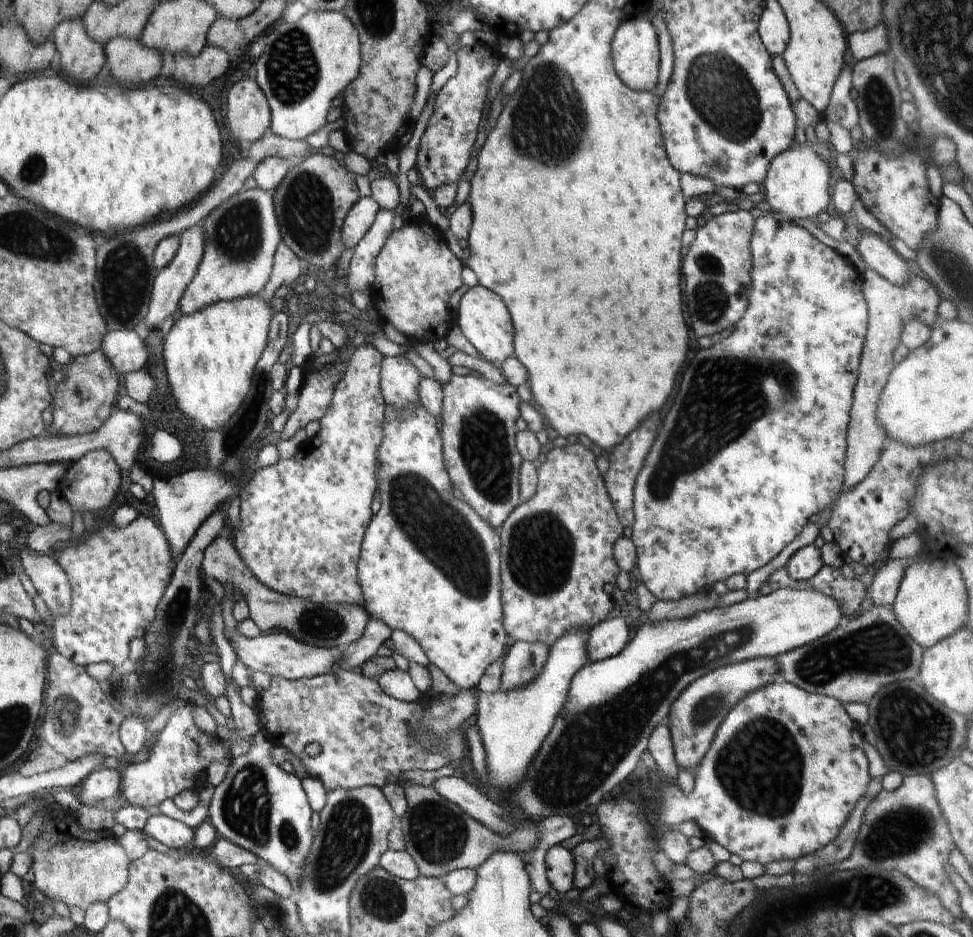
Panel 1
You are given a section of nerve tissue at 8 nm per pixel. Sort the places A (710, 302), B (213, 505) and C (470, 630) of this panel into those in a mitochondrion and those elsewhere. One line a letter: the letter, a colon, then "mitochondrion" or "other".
A: mitochondrion
B: other
C: other

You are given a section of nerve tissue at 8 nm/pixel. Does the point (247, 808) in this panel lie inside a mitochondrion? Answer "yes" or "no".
yes

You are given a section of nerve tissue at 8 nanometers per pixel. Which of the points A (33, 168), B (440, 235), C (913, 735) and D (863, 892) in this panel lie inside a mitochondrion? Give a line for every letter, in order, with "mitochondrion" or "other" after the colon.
A: mitochondrion
B: other
C: mitochondrion
D: mitochondrion

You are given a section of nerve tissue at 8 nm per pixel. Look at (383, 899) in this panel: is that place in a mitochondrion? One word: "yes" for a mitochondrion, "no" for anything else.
yes

